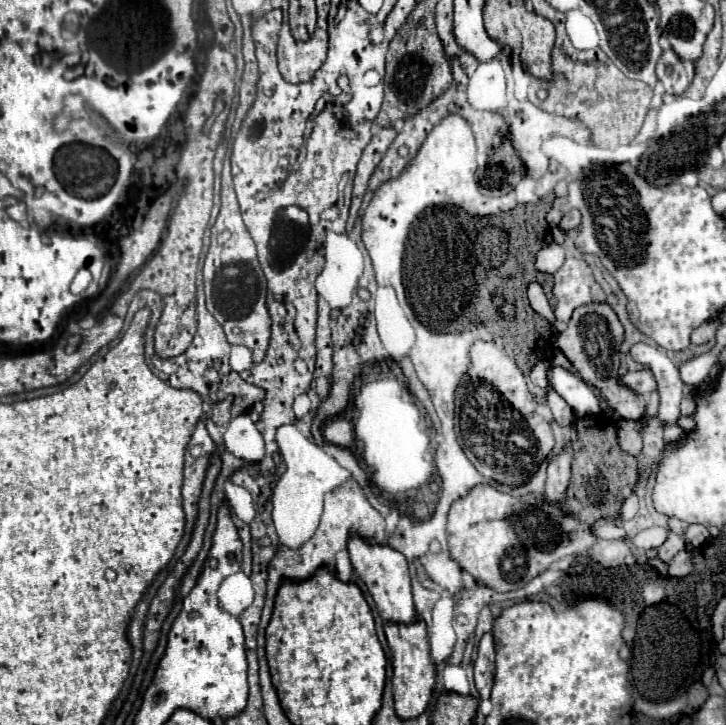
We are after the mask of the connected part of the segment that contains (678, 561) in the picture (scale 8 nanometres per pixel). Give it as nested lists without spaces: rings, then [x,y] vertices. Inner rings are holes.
[[[680,551],[670,563],[666,563],[666,569],[668,569],[668,577],[686,577],[688,573],[692,573],[690,555],[686,551]]]

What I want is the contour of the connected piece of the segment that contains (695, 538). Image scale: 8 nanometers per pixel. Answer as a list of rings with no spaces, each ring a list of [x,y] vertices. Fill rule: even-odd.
[[[690,525],[690,527],[686,529],[684,539],[698,549],[698,547],[702,547],[702,545],[710,539],[710,533],[708,533],[708,529],[706,529],[704,525]]]

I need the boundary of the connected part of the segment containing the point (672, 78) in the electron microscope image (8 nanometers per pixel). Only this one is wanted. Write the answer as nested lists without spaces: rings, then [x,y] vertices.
[[[672,49],[662,53],[656,65],[656,75],[664,91],[670,95],[682,95],[688,89],[688,75],[684,71],[684,63],[678,59],[678,55]]]

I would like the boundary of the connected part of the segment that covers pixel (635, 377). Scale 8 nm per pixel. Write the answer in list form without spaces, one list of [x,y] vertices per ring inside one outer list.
[[[648,369],[636,371],[636,373],[626,373],[620,377],[620,385],[628,387],[630,391],[638,395],[650,395],[656,389],[656,381]]]

